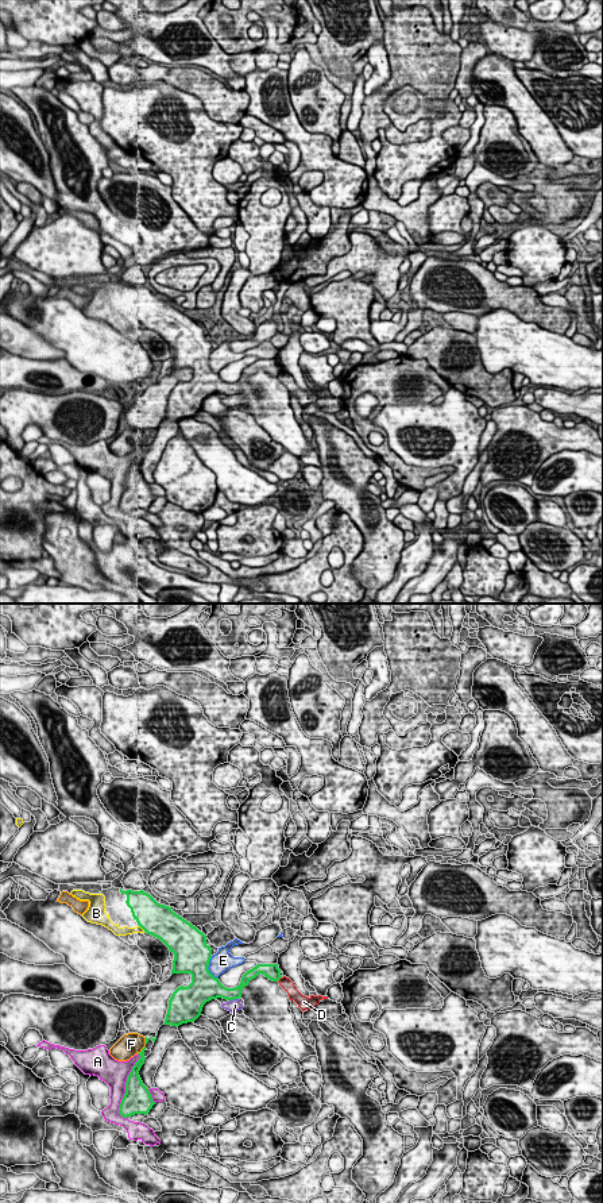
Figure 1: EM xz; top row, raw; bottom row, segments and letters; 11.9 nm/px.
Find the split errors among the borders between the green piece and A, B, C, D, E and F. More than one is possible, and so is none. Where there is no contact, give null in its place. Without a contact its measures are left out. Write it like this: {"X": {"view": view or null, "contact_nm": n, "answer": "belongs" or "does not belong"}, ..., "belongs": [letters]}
{"A": {"view": "xz", "contact_nm": 800, "answer": "does not belong"}, "B": {"view": "xz", "contact_nm": 110, "answer": "does not belong"}, "C": {"view": "xz", "contact_nm": 120, "answer": "does not belong"}, "D": {"view": "xz", "contact_nm": 80, "answer": "does not belong"}, "E": {"view": "xz", "contact_nm": 280, "answer": "does not belong"}, "F": {"view": "xz", "contact_nm": 150, "answer": "does not belong"}, "belongs": []}

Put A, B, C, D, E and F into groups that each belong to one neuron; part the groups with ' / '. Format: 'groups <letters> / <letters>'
groups A C / B / D / E / F

